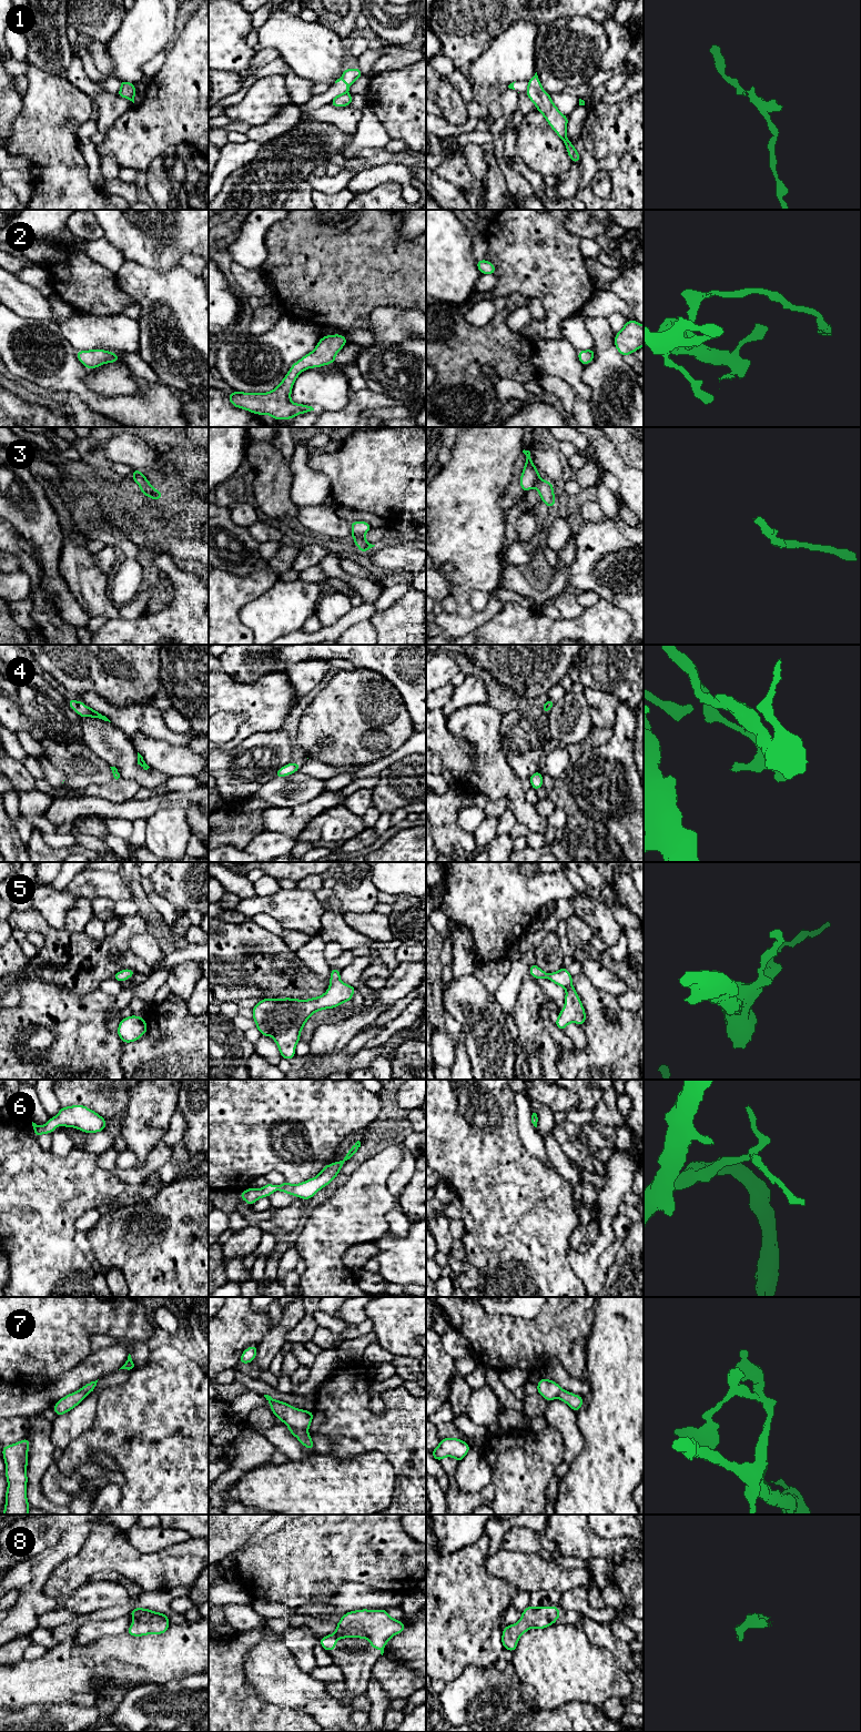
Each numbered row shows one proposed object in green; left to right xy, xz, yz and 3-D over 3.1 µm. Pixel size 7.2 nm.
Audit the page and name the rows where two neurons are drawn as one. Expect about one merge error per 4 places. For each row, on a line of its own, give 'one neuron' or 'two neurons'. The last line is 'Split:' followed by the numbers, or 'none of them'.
1: two neurons
2: one neuron
3: one neuron
4: one neuron
5: one neuron
6: one neuron
7: two neurons
8: one neuron
Split: 1, 7

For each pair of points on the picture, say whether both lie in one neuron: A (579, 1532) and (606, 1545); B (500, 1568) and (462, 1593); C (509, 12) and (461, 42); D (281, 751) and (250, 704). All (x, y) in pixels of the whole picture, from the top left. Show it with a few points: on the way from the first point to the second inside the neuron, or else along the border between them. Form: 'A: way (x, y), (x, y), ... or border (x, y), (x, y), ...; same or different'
A: way (586, 1539), (591, 1545), (599, 1545); same
B: border (484, 1559), (490, 1574), (514, 1586); different
C: way (497, 12), (490, 12), (473, 30); same
D: border (279, 729), (255, 732), (243, 740); different

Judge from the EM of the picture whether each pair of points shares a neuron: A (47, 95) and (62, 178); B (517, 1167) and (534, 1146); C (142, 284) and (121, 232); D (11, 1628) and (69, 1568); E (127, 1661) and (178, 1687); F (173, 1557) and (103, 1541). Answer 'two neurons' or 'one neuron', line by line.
A: one neuron
B: two neurons
C: two neurons
D: two neurons
E: two neurons
F: one neuron

